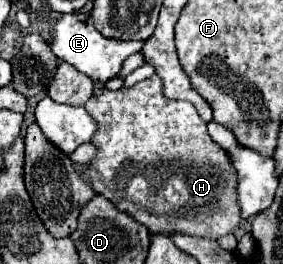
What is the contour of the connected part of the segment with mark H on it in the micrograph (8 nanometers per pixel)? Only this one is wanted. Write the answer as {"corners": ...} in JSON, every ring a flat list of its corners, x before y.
{"corners":[[157,74,149,76,147,80,141,80,129,88,121,88,117,92,105,90,101,96,91,96,89,102,85,104,85,110,89,112,89,116,97,122,97,130,91,138,91,144,97,148,97,156,95,162,89,166,79,166,73,164,79,172,79,176,91,184,95,194,103,194,107,200,111,200,115,204,115,208,119,212,125,212,129,216,133,216,133,220,137,220,139,224,143,224,151,234,163,232,165,236,173,236,173,232,181,232,181,234,189,234,189,236,197,236,197,238,209,238,209,240,217,240,229,232,233,232,237,228,237,224,241,222,239,216,239,204,237,204,237,174,235,168,227,156,227,152,211,140,211,136,207,134,207,124,201,120,201,116,197,114,197,110,193,108,193,104,189,102,181,102,181,100,167,100,161,92,161,80]]}

